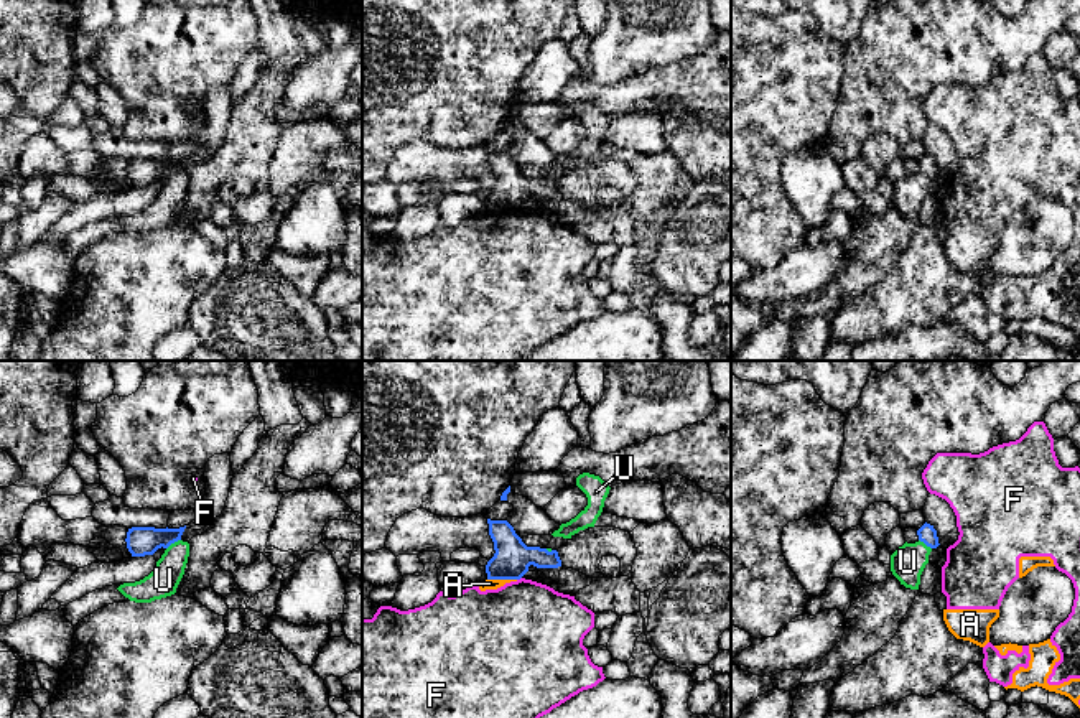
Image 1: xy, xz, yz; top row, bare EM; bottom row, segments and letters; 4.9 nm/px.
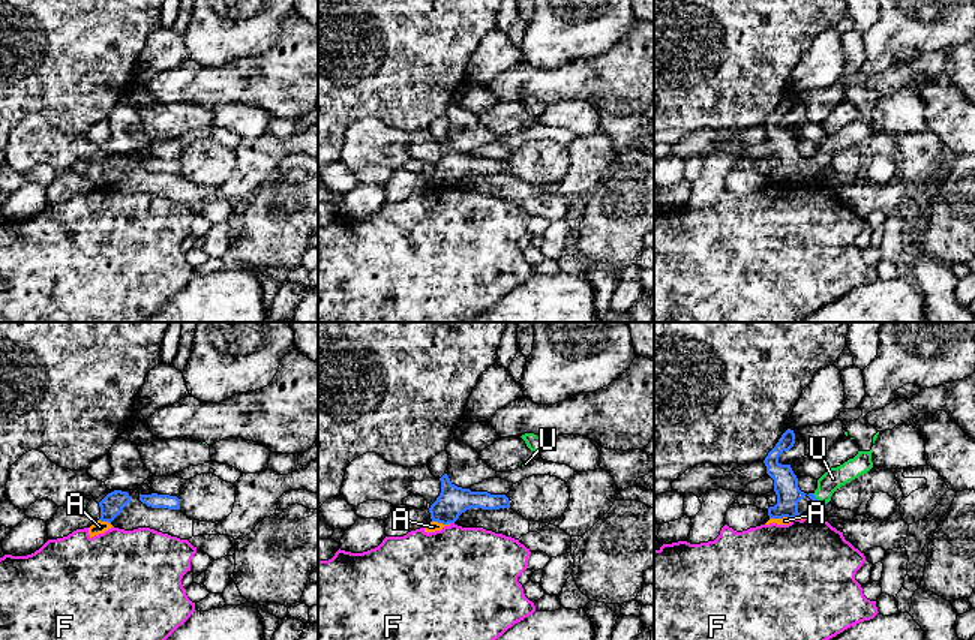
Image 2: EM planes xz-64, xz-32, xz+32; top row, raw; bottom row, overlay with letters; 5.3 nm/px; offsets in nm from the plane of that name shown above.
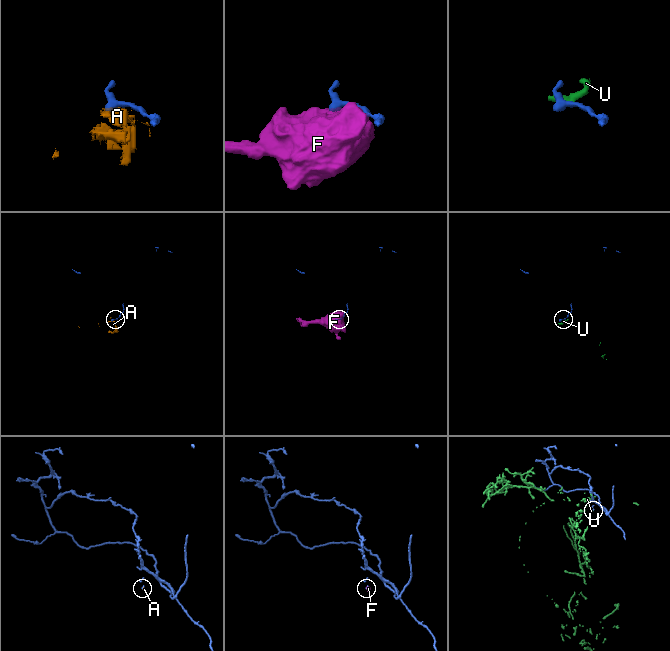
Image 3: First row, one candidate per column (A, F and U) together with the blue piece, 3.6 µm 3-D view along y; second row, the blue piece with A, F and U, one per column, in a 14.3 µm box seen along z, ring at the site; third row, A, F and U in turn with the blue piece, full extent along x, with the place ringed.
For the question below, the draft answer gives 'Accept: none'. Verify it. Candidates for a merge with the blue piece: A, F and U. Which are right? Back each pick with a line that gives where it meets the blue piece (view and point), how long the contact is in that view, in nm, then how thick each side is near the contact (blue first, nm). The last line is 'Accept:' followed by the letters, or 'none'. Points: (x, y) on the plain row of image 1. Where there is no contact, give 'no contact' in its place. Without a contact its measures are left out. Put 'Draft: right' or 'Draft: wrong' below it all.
Accept: none
Draft: right

